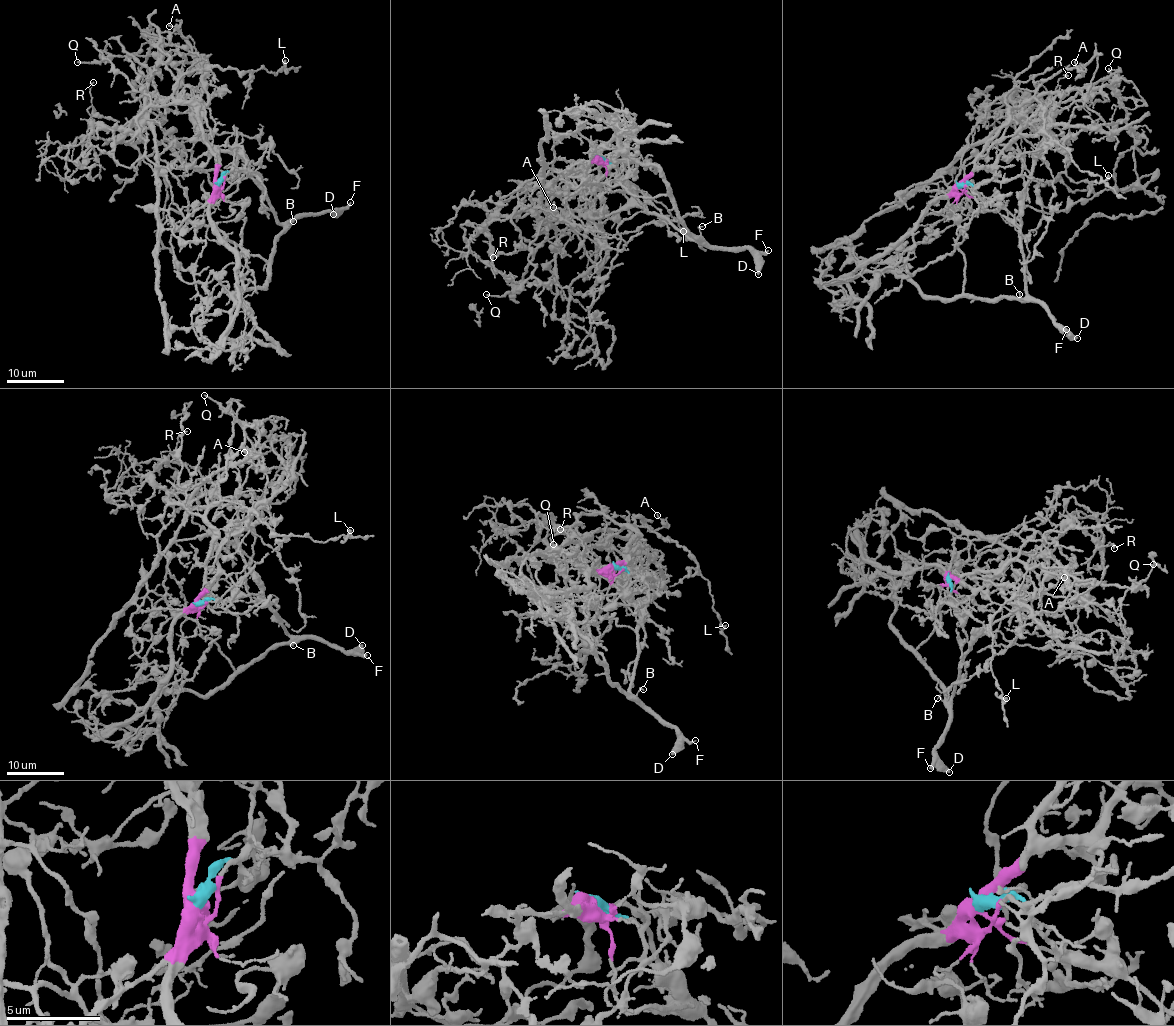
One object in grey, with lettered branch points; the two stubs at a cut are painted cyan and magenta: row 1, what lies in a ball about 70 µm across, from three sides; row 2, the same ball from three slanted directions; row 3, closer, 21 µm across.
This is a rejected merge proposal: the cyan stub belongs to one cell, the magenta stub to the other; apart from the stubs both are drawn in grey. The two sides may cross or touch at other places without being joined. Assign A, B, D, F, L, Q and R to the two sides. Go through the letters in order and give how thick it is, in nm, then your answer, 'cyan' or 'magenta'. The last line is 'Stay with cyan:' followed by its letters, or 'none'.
A: 130 nm | magenta
B: 170 nm | cyan
D: 440 nm | cyan
F: 240 nm | cyan
L: 360 nm | magenta
Q: 180 nm | magenta
R: 190 nm | magenta
Stay with cyan: B, D, F

